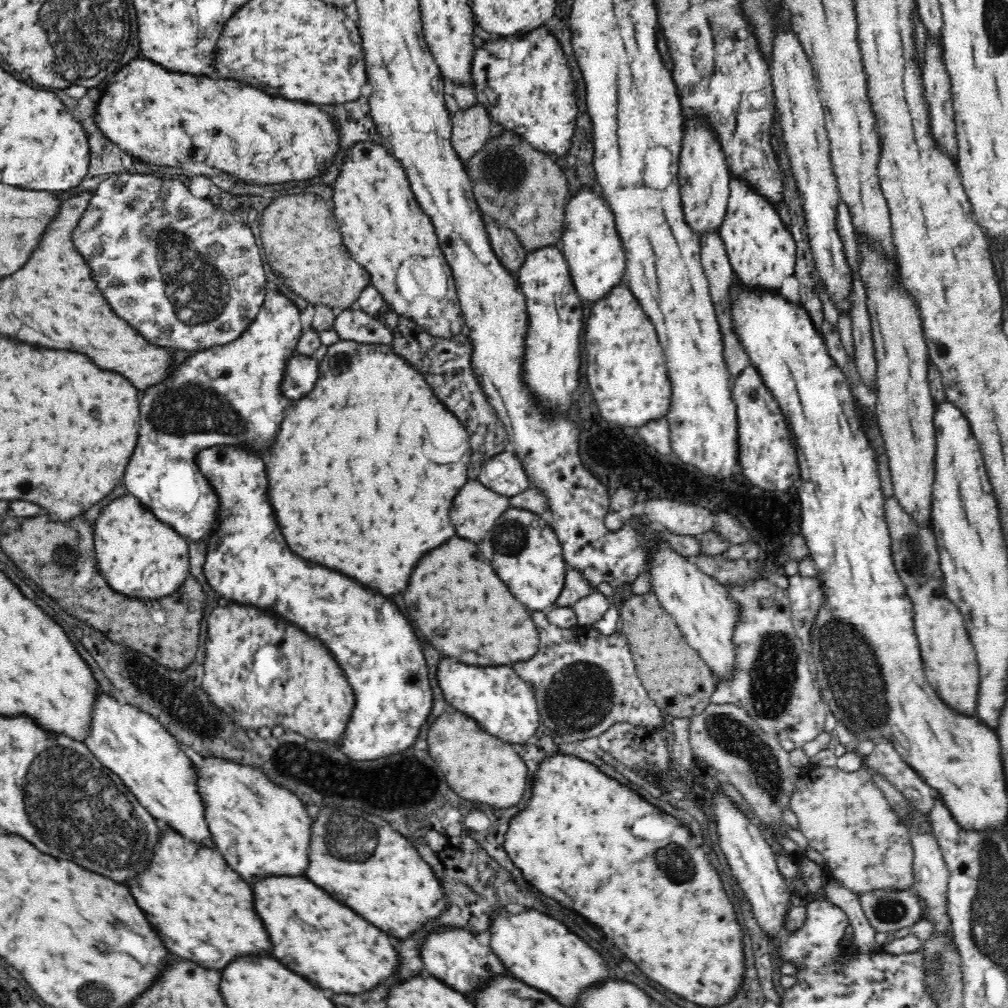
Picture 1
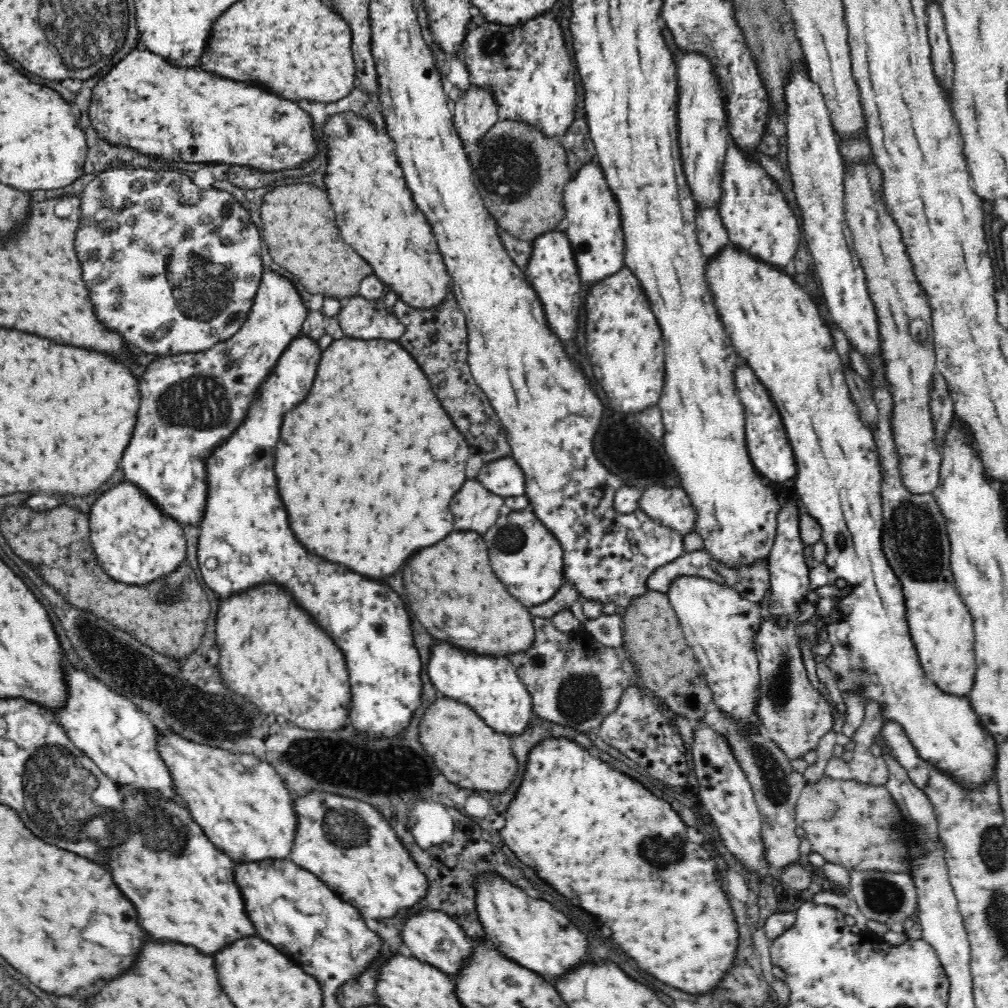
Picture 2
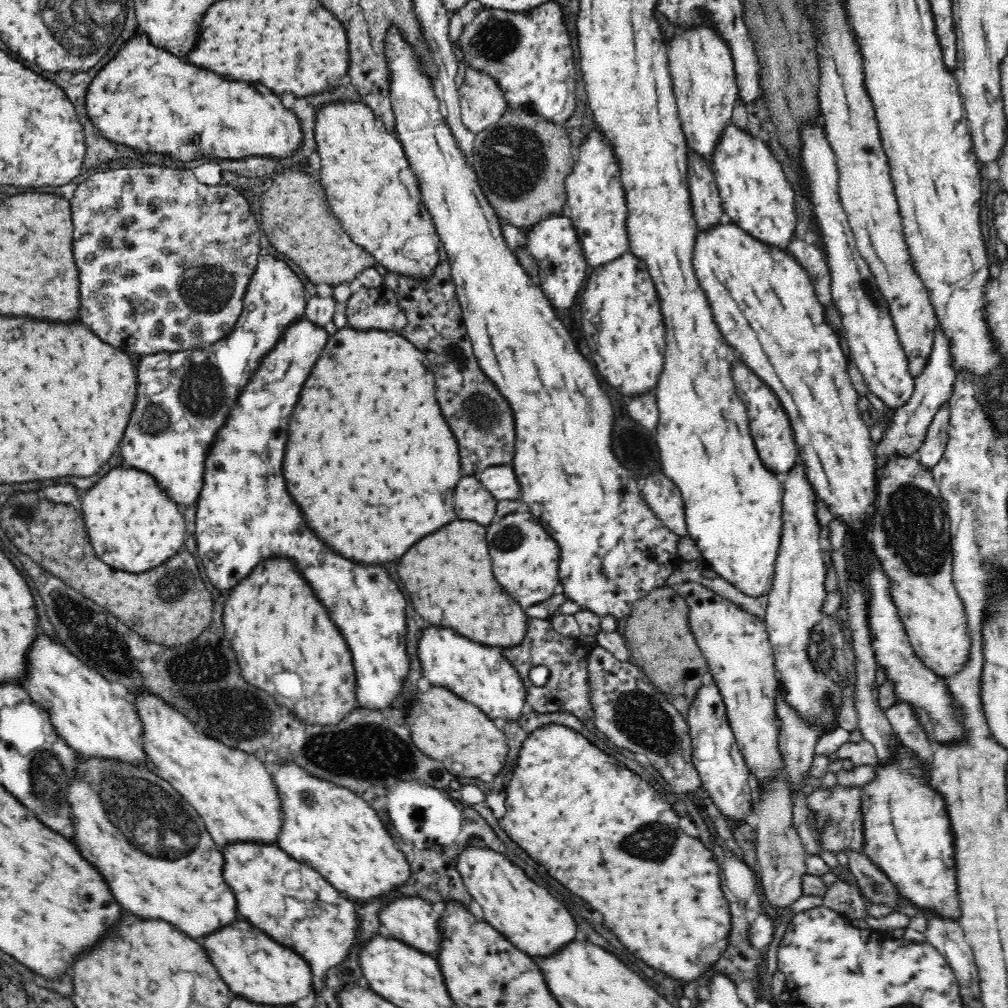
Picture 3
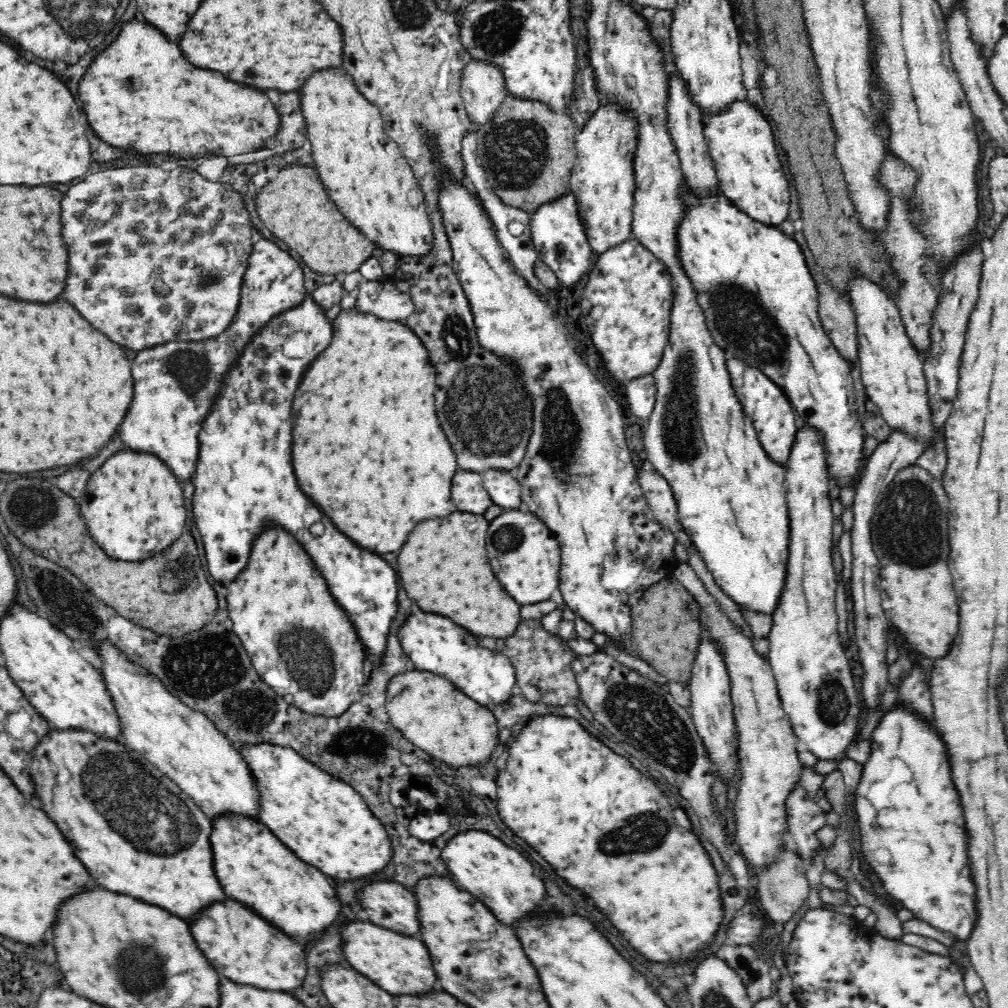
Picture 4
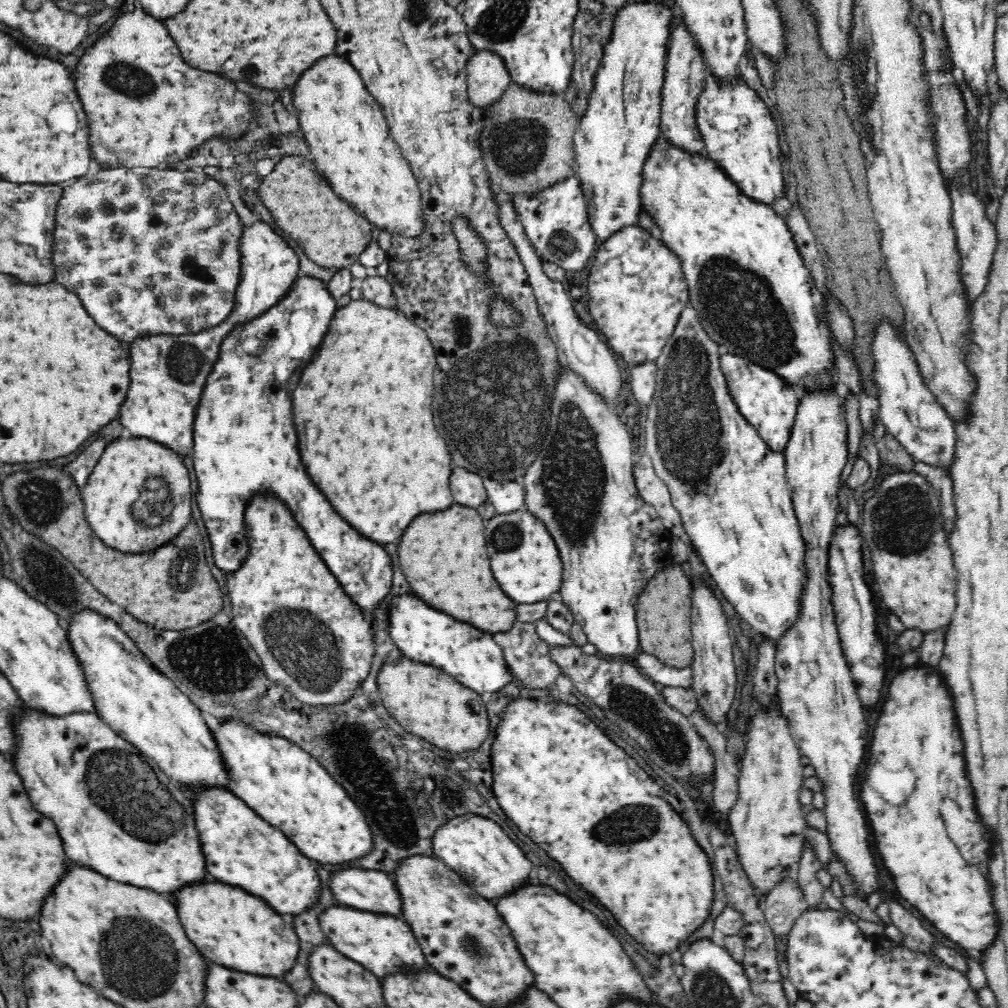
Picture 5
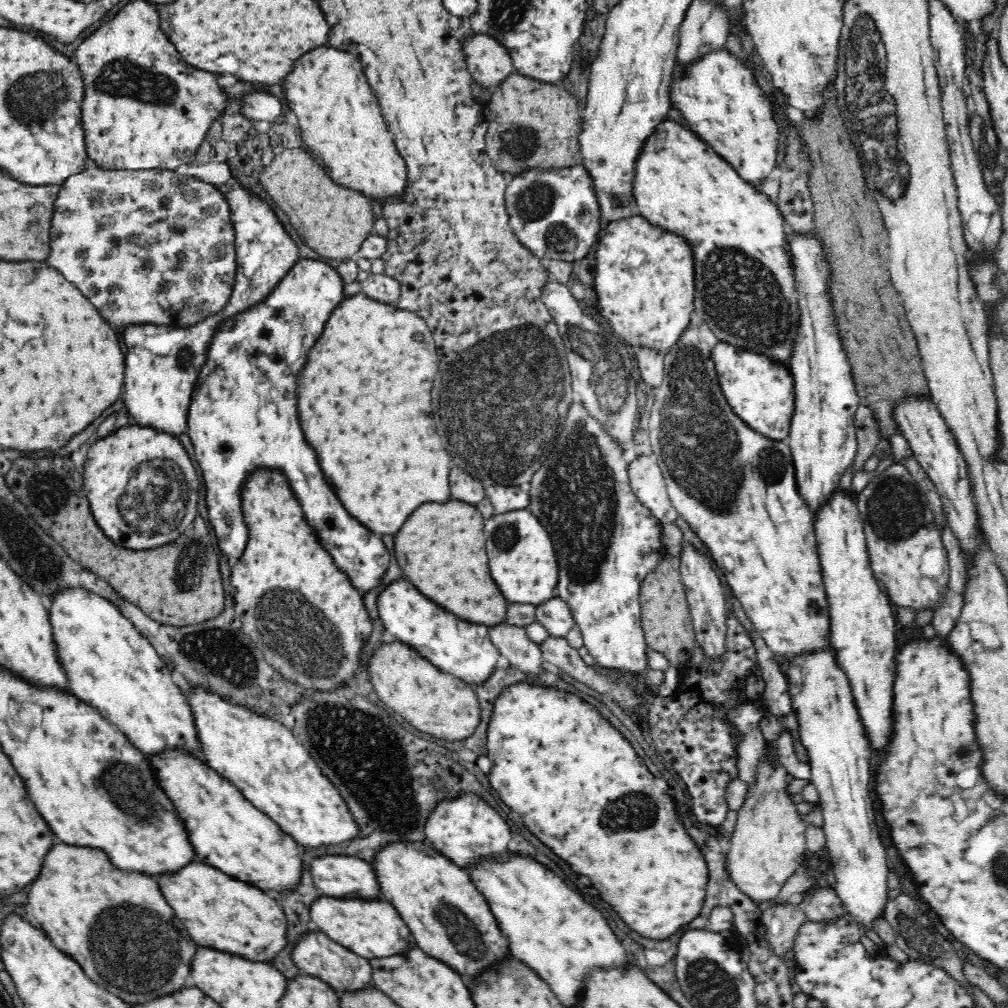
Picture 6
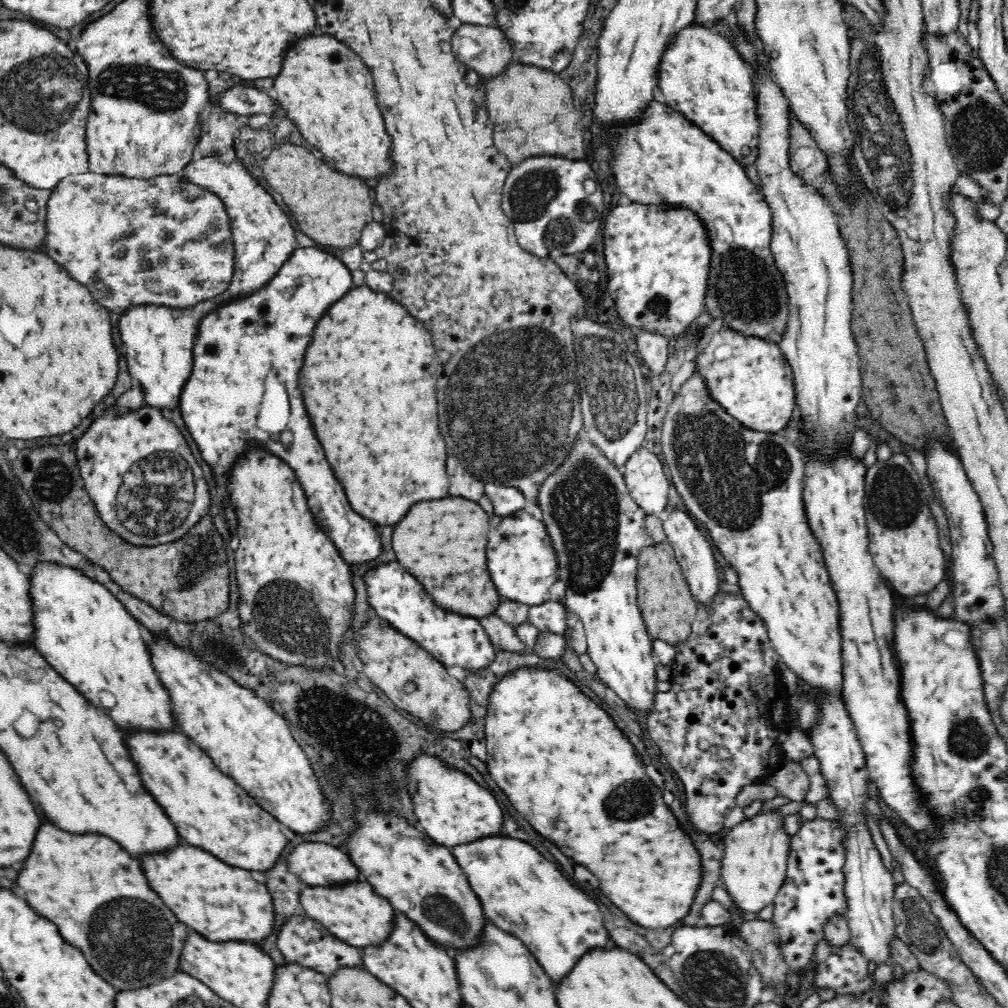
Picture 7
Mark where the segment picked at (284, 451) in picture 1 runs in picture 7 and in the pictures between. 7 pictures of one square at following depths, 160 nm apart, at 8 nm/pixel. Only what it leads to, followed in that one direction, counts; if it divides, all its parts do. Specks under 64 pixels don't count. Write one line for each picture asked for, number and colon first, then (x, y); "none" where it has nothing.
2: (355, 456)
3: (391, 459)
4: (367, 444)
5: (363, 409)
6: (364, 393)
7: (367, 379)

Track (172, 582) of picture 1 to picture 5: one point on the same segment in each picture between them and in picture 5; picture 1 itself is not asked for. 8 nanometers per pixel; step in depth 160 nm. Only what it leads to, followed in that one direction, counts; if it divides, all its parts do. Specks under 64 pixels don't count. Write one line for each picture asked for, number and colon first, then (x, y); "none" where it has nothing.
2: (135, 541)
3: (133, 524)
4: (133, 505)
5: (126, 496)

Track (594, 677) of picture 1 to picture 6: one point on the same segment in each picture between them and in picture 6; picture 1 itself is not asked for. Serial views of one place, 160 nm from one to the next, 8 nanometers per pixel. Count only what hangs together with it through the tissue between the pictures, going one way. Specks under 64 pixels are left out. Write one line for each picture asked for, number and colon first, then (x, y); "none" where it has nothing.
2: (572, 680)
3: (566, 690)
4: (542, 673)
5: (526, 655)
6: (512, 642)

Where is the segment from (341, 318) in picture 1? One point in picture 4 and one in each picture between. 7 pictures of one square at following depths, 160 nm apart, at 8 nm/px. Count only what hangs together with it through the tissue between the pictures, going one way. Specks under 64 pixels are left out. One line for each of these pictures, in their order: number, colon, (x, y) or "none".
2: (366, 318)
3: (378, 307)
4: (380, 297)

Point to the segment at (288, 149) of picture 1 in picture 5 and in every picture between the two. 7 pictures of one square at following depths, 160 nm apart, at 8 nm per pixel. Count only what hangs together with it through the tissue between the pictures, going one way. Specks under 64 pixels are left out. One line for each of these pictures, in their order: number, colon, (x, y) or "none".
2: (174, 113)
3: (146, 98)
4: (140, 95)
5: (145, 106)

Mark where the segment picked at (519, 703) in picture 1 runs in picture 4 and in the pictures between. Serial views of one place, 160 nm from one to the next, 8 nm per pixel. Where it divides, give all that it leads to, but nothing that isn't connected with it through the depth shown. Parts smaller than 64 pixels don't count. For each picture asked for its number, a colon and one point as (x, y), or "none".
2: (491, 686)
3: (479, 674)
4: (433, 643)

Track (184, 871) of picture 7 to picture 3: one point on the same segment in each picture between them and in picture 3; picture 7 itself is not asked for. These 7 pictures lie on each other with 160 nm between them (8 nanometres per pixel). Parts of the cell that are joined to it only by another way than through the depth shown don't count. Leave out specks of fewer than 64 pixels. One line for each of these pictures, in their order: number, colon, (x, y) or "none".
3: (250, 962)
4: (240, 944)
5: (231, 927)
6: (217, 910)

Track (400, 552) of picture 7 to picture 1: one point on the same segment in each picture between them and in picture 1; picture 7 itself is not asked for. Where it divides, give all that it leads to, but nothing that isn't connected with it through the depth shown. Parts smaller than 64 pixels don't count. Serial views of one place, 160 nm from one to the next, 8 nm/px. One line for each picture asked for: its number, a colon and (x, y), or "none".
1: (461, 605)
2: (452, 579)
3: (447, 574)
4: (444, 566)
5: (444, 558)
6: (441, 547)

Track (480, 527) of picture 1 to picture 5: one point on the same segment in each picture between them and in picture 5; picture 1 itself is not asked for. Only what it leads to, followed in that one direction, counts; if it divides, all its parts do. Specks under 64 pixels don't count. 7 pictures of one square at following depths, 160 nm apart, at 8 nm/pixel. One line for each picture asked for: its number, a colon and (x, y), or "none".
2: (475, 508)
3: (473, 501)
4: (468, 495)
5: (467, 489)

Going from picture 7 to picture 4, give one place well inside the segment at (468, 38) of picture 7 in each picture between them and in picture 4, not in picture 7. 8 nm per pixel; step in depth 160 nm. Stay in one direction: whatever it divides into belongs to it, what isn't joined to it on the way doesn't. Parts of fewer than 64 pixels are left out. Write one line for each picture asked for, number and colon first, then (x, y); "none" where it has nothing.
4: (483, 88)
5: (488, 77)
6: (489, 62)

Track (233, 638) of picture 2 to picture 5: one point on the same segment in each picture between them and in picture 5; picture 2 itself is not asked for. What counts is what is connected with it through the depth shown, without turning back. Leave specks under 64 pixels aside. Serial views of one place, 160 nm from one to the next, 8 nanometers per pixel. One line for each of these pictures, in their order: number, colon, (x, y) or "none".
3: (289, 646)
4: (301, 640)
5: (284, 595)

